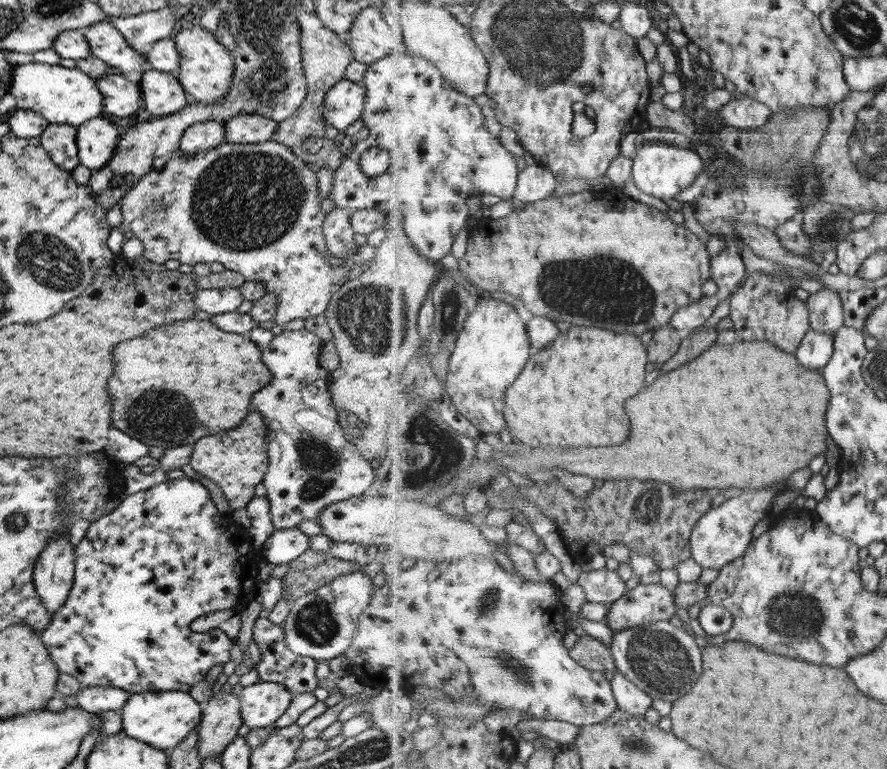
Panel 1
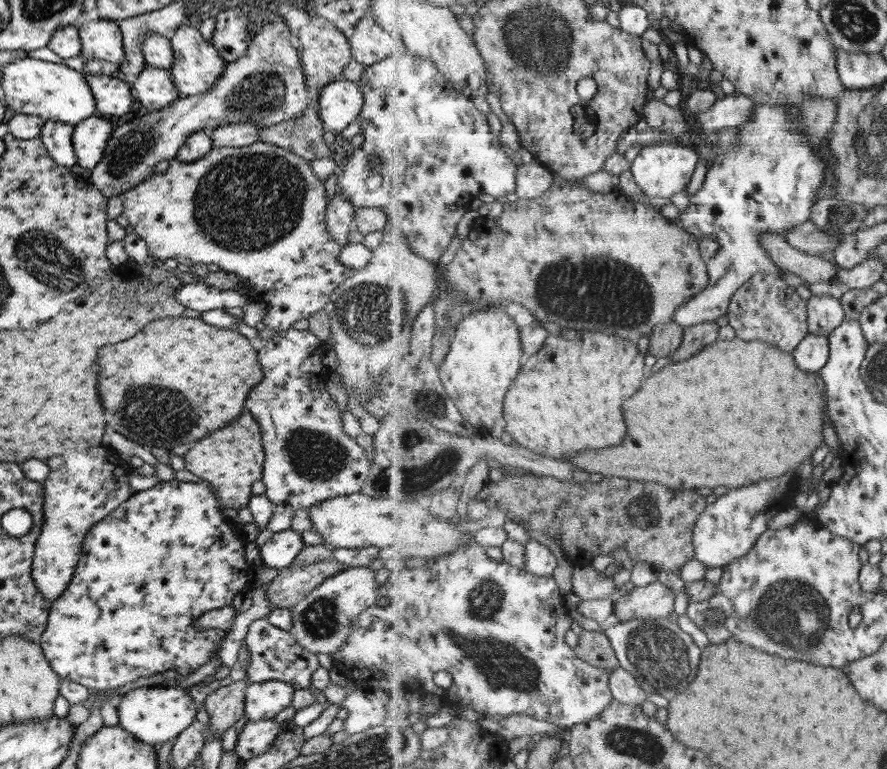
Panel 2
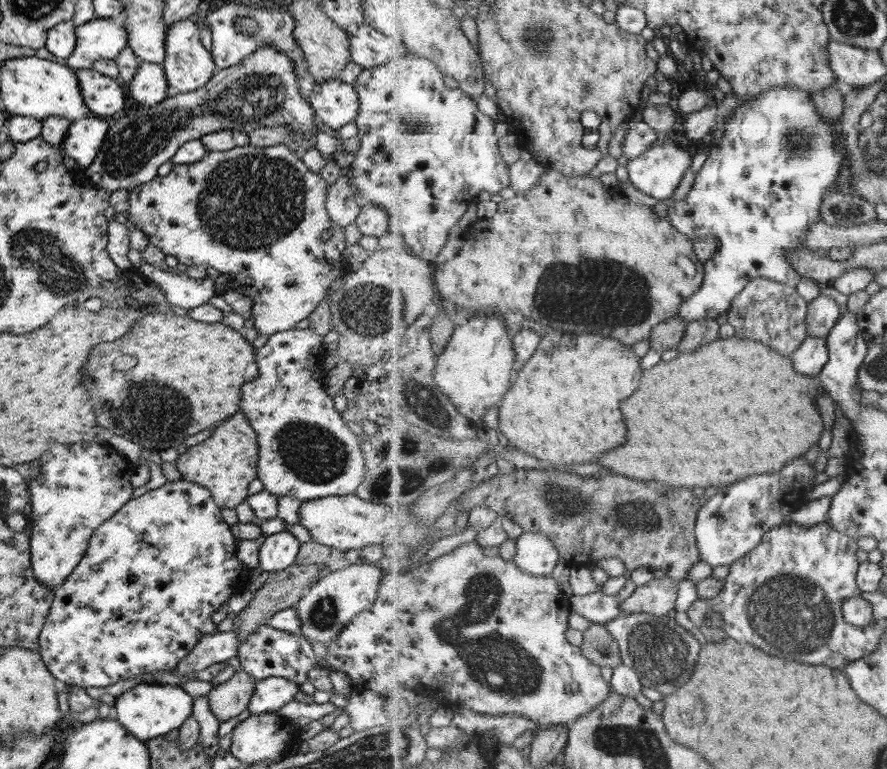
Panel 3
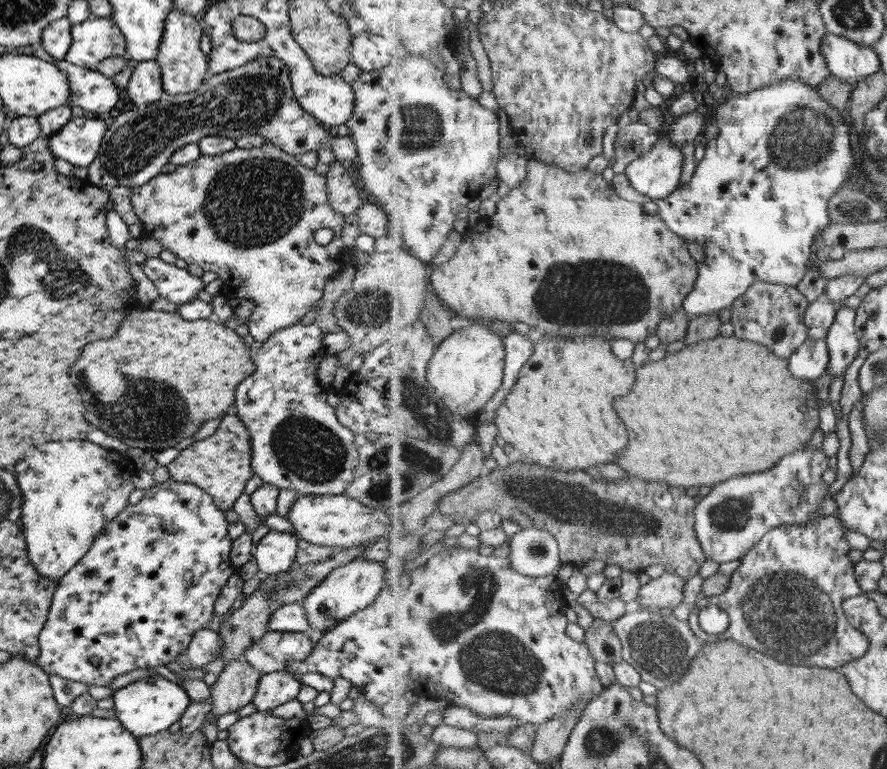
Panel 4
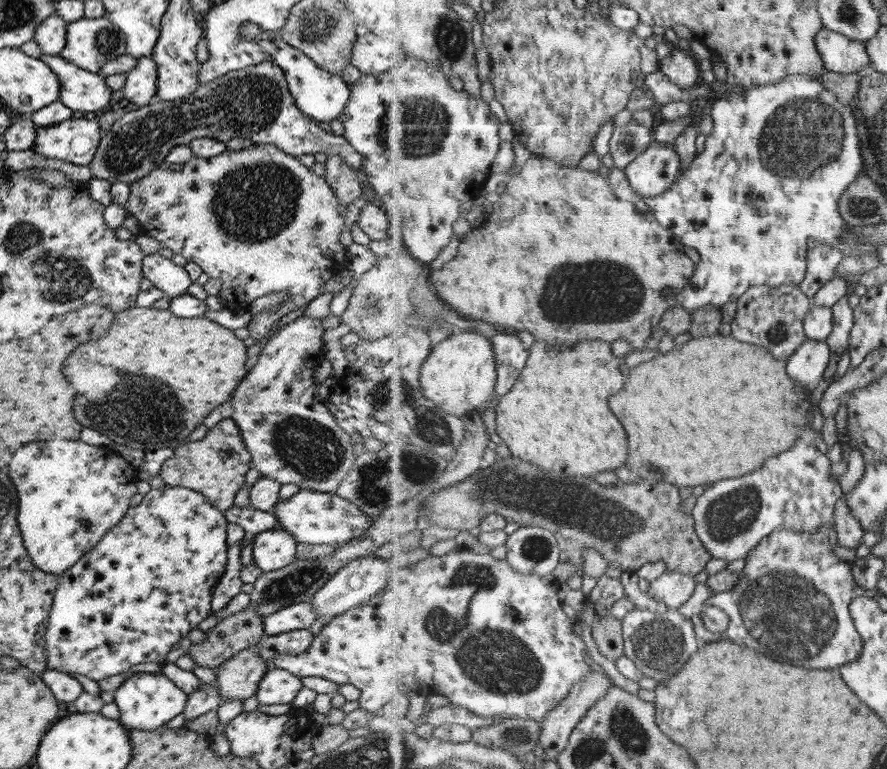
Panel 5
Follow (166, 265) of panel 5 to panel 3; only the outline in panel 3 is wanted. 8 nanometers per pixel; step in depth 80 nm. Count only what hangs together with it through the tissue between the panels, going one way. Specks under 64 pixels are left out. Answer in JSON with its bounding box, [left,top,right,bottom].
[138,262,213,309]

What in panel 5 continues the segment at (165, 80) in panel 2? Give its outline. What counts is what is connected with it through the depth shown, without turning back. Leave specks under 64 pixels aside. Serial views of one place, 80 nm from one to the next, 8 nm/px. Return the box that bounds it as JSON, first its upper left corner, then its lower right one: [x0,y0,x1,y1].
[121,57,156,107]

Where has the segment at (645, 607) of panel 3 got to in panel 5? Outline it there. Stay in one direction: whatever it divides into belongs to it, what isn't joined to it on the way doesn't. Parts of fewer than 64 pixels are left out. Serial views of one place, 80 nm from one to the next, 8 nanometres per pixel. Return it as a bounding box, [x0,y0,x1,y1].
[647,570,695,609]

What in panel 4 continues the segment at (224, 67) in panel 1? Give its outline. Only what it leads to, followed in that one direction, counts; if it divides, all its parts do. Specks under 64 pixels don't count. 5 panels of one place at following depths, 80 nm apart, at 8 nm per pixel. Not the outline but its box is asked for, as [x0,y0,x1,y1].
[154,6,208,95]

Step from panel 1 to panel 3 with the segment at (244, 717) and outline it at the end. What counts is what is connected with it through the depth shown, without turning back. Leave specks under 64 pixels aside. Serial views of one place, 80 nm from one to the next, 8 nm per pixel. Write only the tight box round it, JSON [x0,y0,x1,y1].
[246,676,298,715]

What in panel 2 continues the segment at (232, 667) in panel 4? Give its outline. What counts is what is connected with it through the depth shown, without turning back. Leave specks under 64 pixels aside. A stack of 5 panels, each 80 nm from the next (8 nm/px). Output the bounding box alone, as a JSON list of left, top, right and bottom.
[202,679,248,740]

